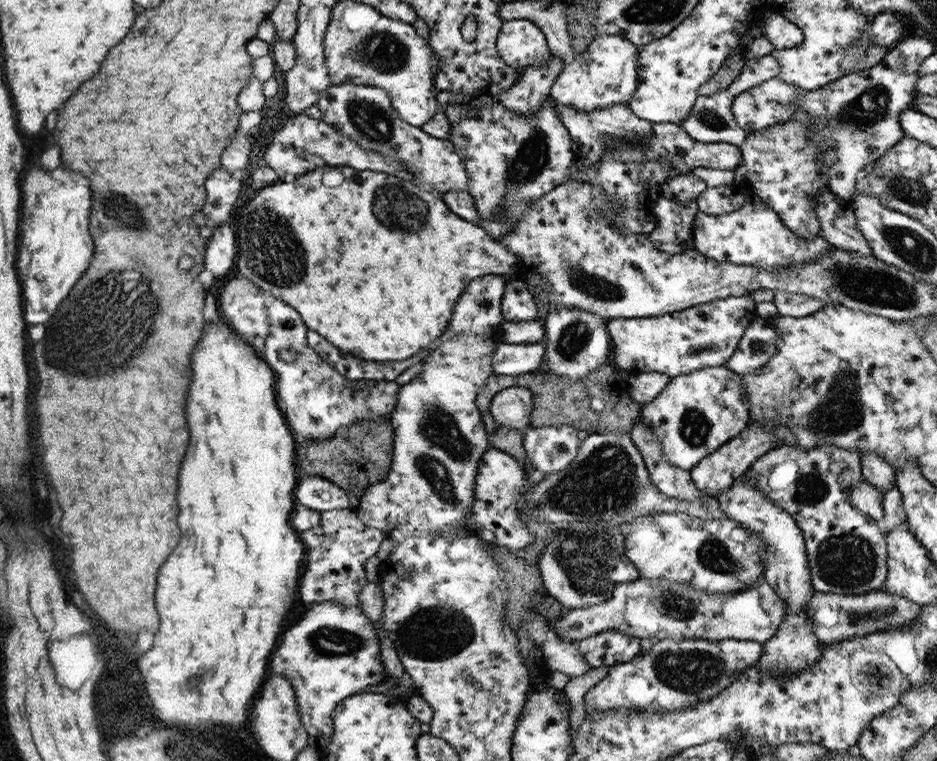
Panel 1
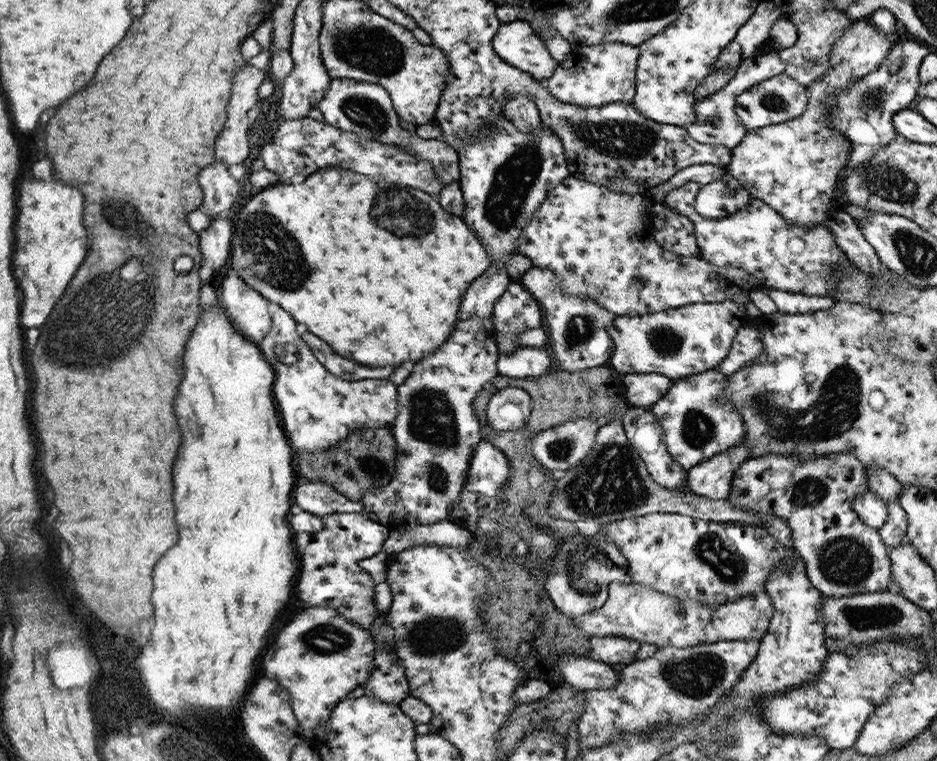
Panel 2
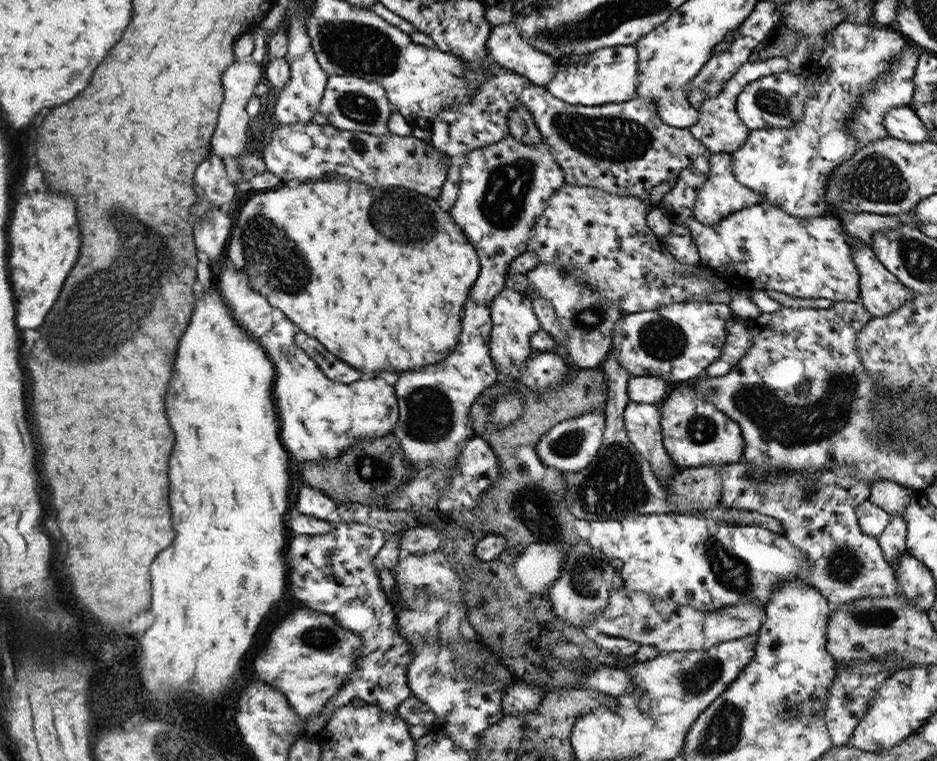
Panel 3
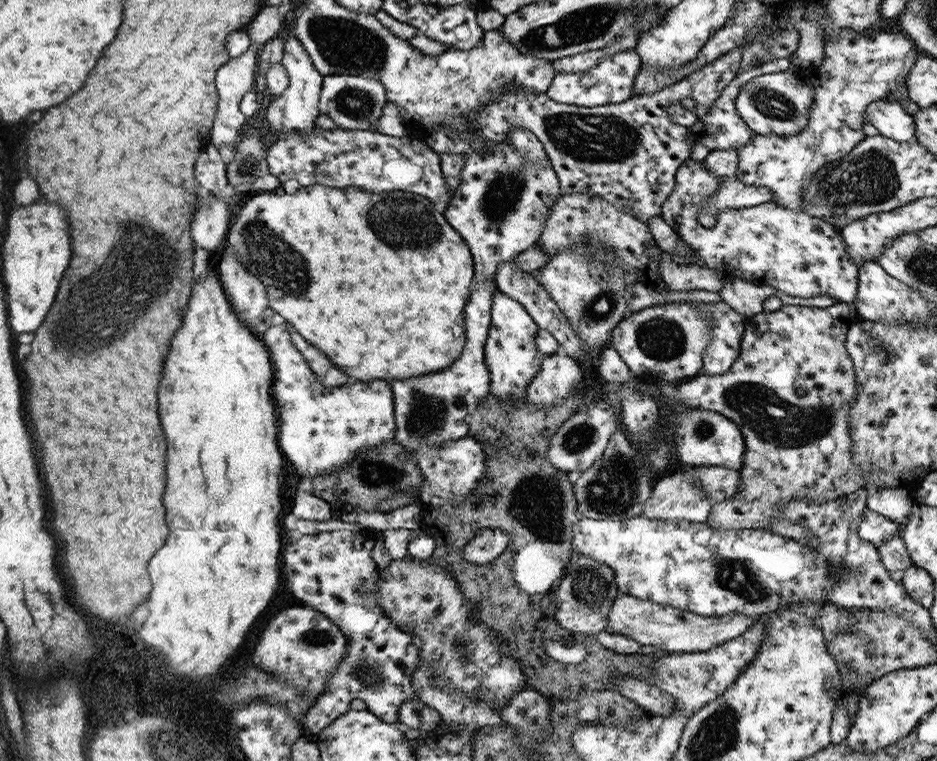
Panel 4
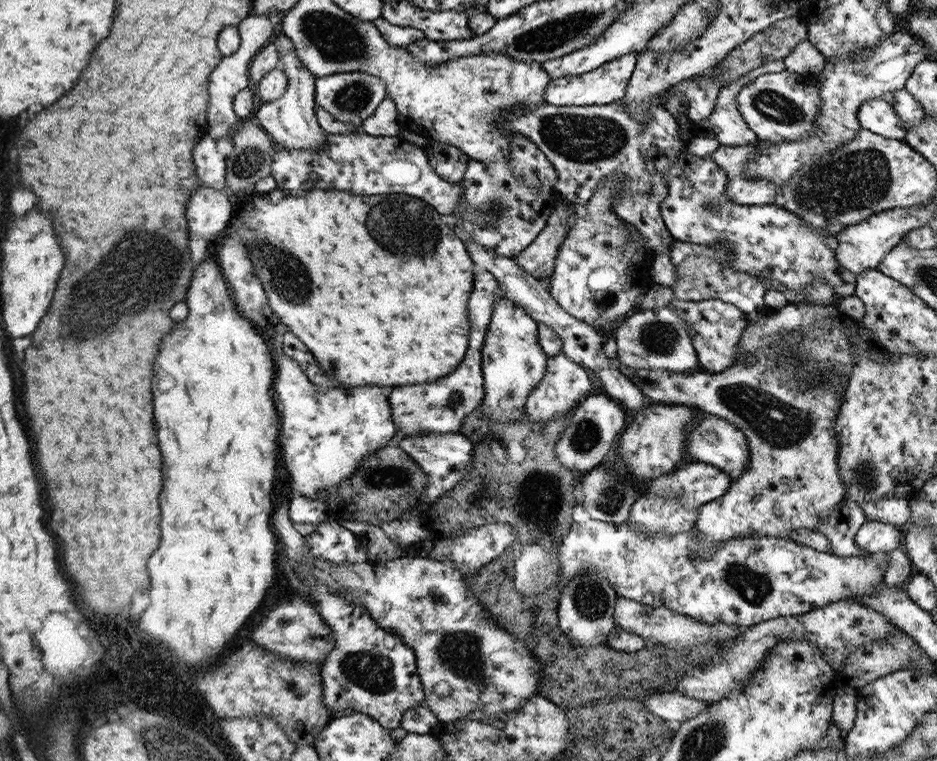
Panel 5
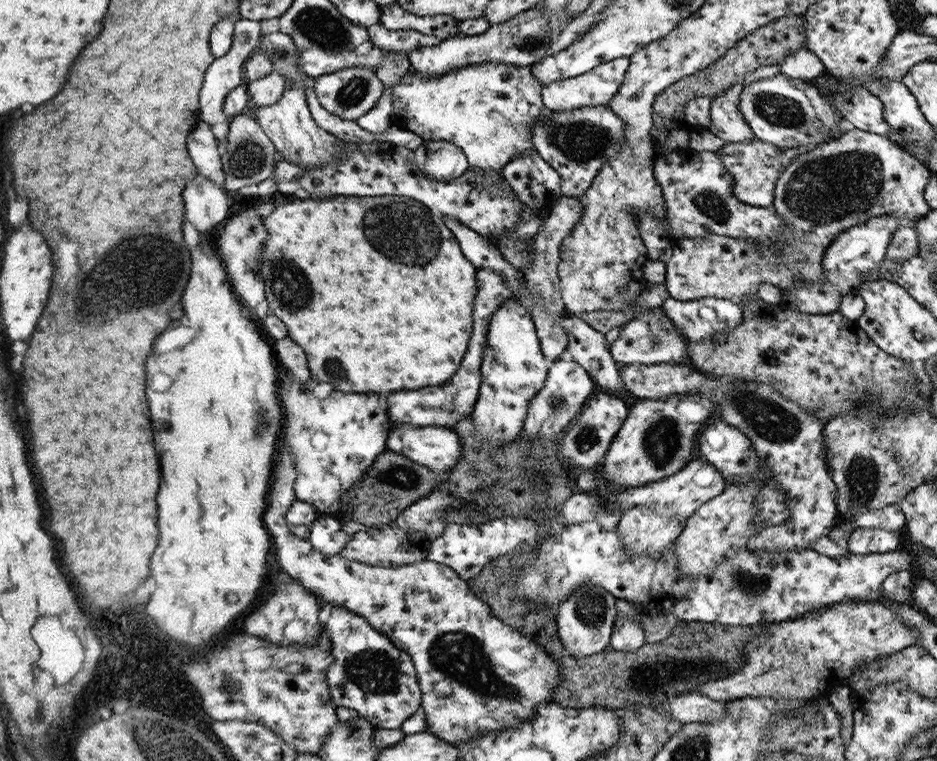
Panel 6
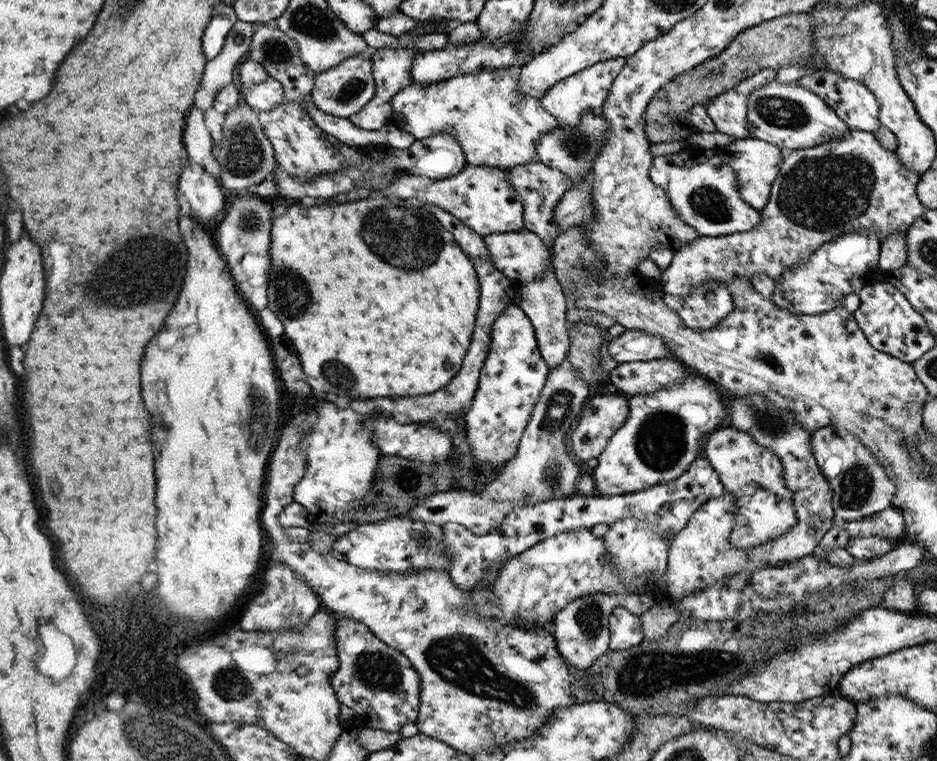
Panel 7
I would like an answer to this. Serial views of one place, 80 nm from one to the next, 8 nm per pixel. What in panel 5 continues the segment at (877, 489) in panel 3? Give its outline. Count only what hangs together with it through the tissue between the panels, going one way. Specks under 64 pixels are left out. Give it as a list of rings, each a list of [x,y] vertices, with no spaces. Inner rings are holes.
[[[887,496],[878,502],[867,502],[862,509],[868,522],[888,522],[903,529],[910,524],[912,516],[906,496]]]

